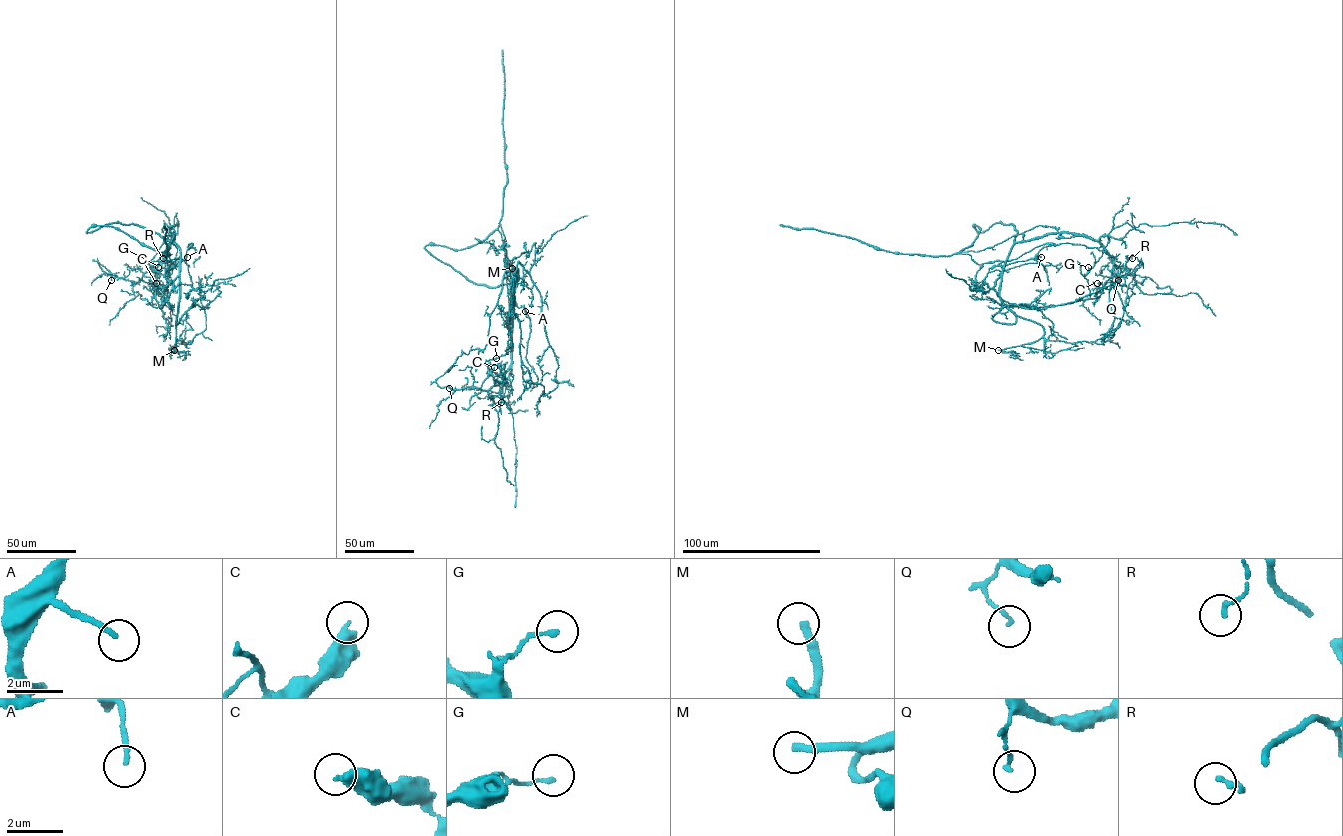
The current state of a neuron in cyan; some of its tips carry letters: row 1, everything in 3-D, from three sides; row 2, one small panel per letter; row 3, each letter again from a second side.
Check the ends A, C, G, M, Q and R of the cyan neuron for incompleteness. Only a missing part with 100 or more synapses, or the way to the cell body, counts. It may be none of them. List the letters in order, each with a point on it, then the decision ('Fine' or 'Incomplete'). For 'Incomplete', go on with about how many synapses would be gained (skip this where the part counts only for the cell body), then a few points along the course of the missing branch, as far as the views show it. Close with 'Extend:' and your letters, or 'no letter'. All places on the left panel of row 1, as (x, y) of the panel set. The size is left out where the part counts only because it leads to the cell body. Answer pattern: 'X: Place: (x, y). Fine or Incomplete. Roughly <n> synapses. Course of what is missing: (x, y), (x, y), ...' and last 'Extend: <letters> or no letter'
A: Place: (187, 257). Fine
C: Place: (156, 283). Fine
G: Place: (158, 267). Fine
M: Place: (174, 350). Incomplete. Course of what is missing: (174, 350), (175, 346), (176, 359), (171, 365), (176, 371)
Q: Place: (111, 280). Fine
R: Place: (163, 258). Fine
Extend: M

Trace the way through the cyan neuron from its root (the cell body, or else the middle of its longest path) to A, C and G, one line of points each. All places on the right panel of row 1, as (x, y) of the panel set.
A: (1013, 225), (1017, 234), (1004, 266), (1037, 259), (1037, 255), (1041, 257)
C: (1013, 225), (1015, 242), (1062, 233), (1085, 234), (1097, 241), (1113, 261), (1110, 277), (1103, 285), (1097, 283)
G: (1013, 225), (1015, 242), (1062, 233), (1085, 234), (1095, 240), (1108, 236), (1102, 255), (1092, 268), (1088, 267)

